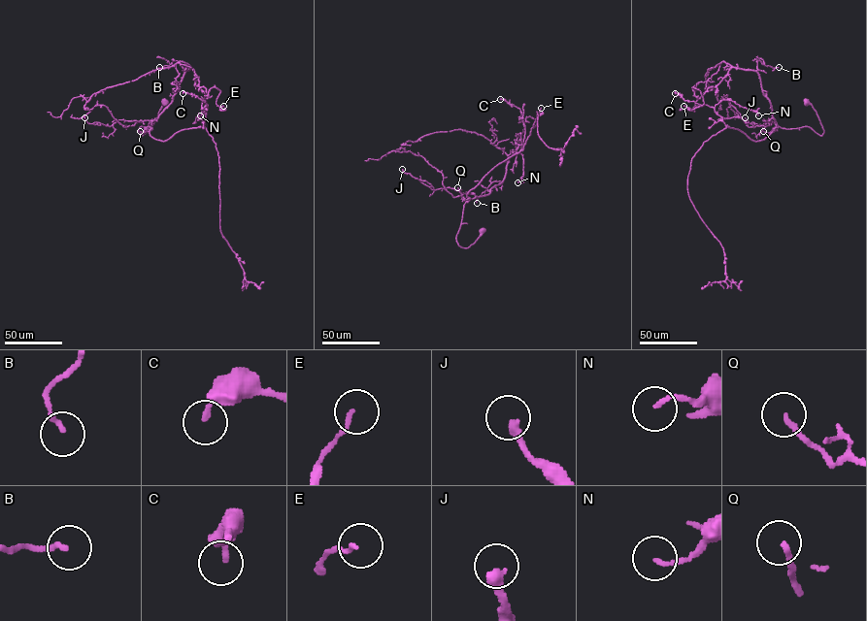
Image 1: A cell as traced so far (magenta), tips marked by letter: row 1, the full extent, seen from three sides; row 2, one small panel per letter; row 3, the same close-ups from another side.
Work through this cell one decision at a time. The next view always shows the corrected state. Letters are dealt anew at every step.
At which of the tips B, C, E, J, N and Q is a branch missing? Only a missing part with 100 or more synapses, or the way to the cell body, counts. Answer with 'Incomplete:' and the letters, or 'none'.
Incomplete: none

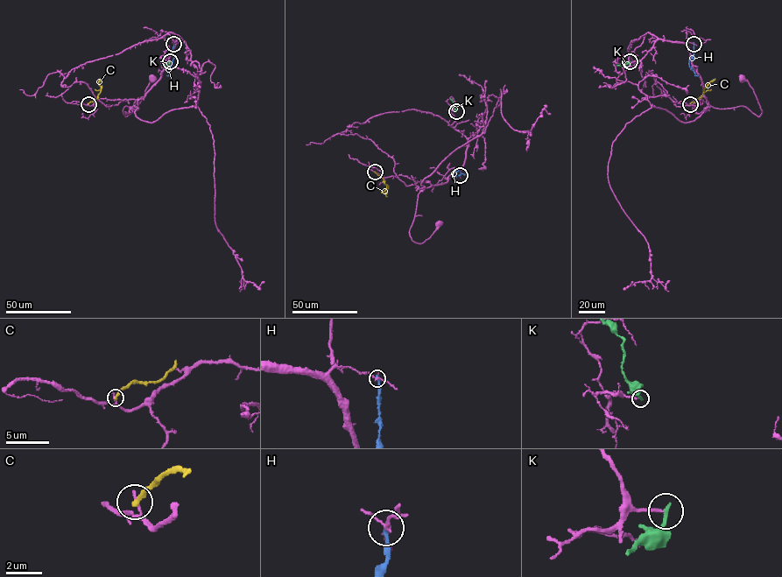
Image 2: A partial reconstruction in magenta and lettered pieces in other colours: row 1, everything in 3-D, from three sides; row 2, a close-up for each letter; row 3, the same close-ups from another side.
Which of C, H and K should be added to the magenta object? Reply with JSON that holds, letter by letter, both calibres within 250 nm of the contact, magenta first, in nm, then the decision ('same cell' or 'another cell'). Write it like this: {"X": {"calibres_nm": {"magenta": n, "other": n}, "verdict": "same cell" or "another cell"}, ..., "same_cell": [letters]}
{"C": {"calibres_nm": {"magenta": 170, "other": 280}, "verdict": "another cell"}, "H": {"calibres_nm": {"magenta": 150, "other": 240}, "verdict": "another cell"}, "K": {"calibres_nm": {"magenta": 150, "other": 240}, "verdict": "another cell"}, "same_cell": []}

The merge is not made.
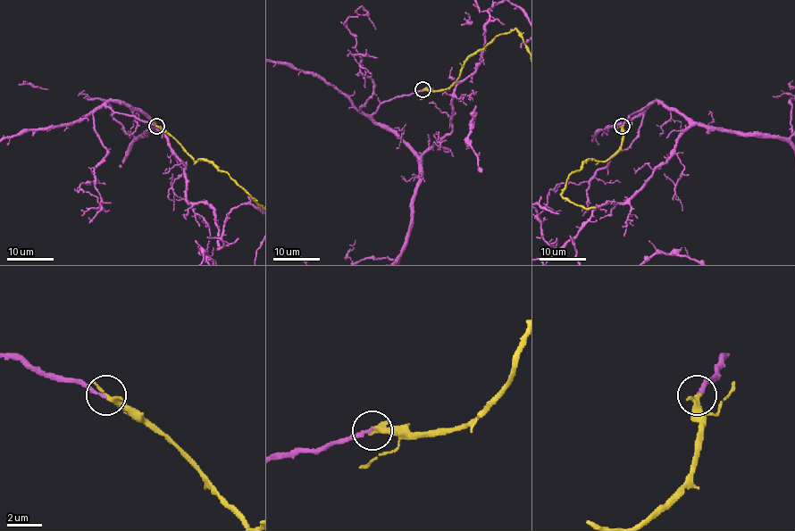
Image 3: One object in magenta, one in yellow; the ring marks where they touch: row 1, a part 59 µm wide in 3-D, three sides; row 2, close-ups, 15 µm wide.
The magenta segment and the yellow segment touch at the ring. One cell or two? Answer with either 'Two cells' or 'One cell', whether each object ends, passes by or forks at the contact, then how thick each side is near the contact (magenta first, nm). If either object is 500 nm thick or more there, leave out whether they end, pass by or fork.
One cell. At the ring magenta ends. At the ring yellow ends. Thickness 200 nm (magenta) against 320 nm

